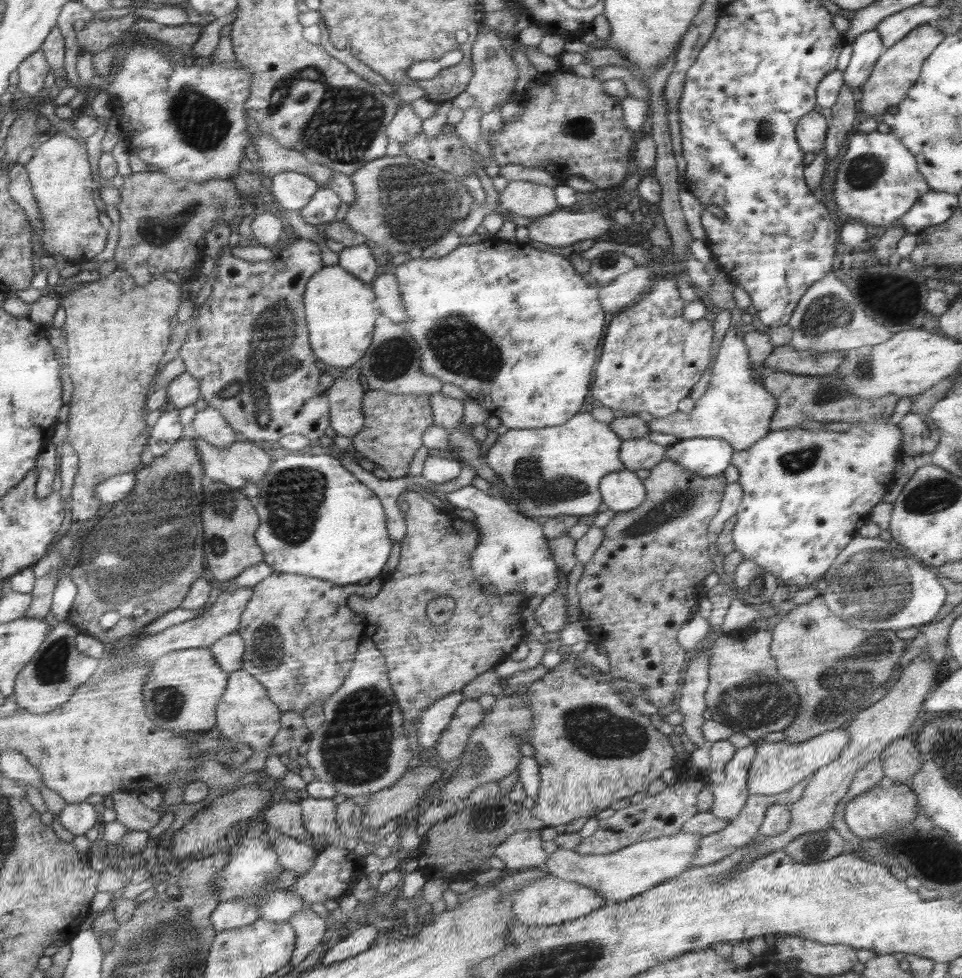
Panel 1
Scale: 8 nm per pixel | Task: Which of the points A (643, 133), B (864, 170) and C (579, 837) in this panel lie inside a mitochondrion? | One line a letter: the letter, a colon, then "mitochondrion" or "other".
A: other
B: mitochondrion
C: other

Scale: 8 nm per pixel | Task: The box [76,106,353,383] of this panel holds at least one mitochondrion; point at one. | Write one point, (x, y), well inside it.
(154, 231)

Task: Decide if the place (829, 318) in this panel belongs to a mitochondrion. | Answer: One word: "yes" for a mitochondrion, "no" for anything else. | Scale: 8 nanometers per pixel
yes

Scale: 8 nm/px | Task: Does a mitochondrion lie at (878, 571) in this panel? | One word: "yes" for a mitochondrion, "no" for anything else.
yes

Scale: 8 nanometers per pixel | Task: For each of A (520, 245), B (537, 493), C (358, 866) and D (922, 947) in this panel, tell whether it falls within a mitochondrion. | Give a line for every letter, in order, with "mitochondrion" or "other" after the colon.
A: other
B: mitochondrion
C: other
D: other

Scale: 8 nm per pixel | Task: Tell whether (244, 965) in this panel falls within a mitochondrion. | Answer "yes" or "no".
no

